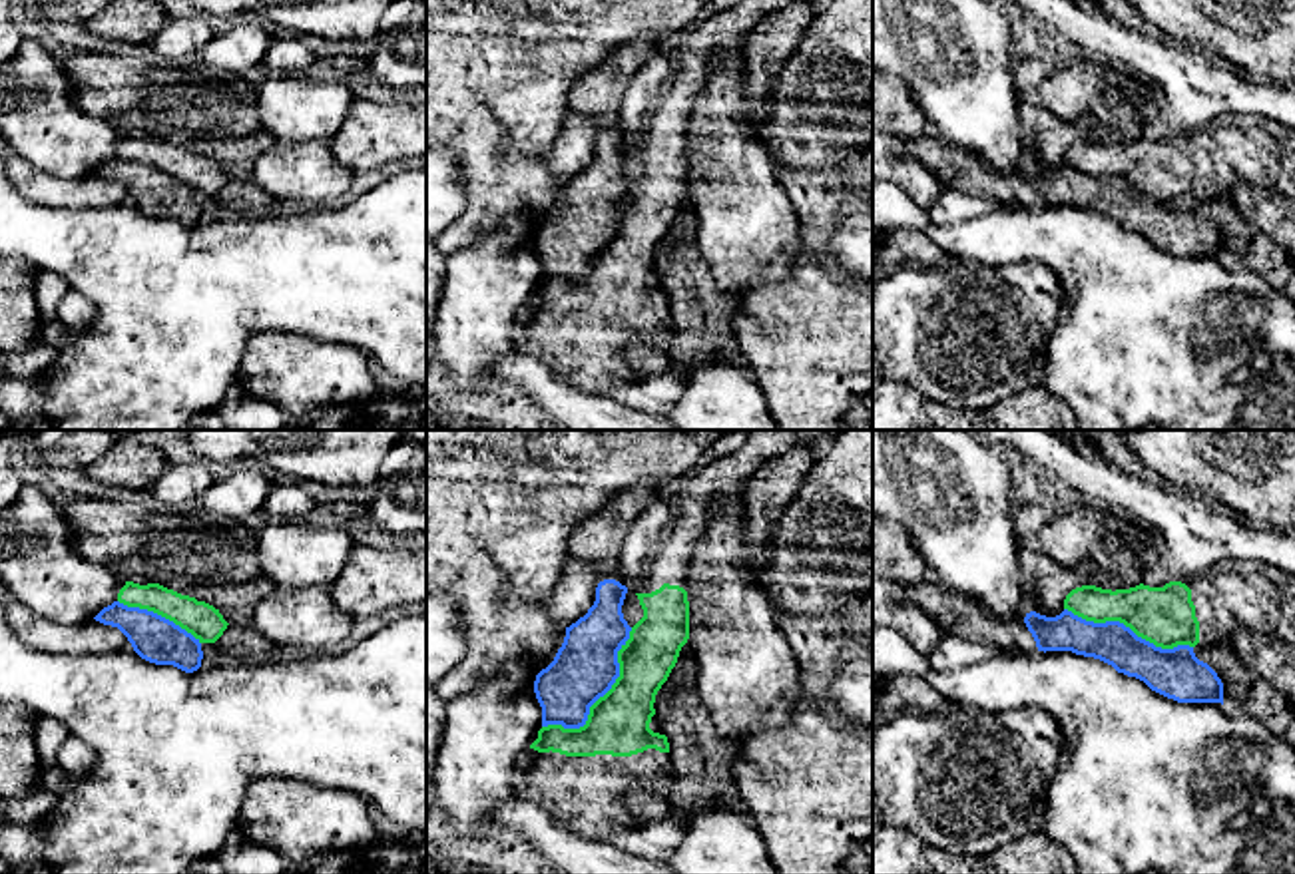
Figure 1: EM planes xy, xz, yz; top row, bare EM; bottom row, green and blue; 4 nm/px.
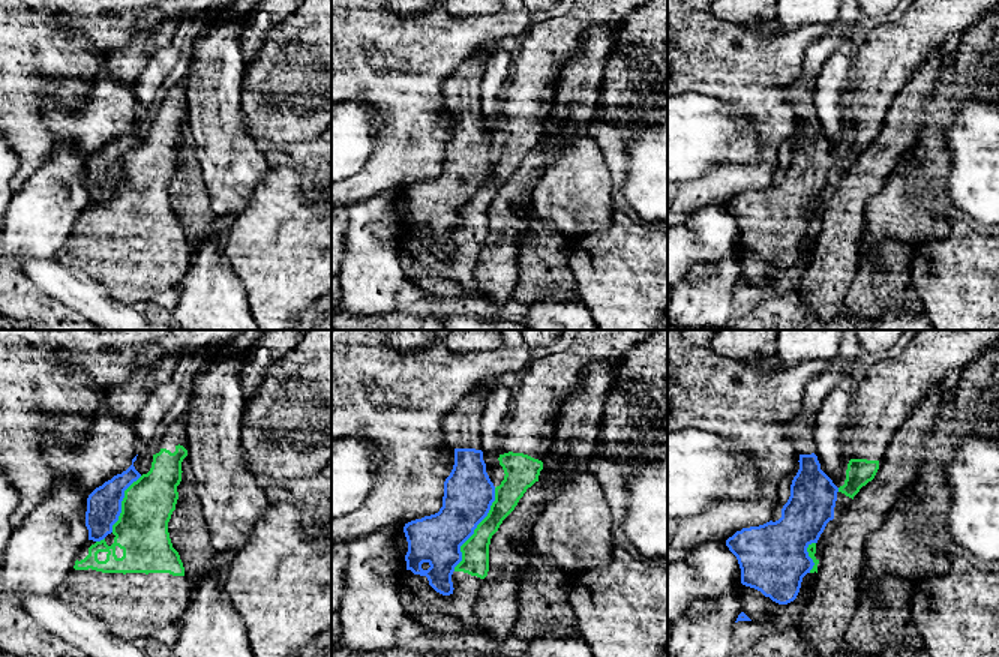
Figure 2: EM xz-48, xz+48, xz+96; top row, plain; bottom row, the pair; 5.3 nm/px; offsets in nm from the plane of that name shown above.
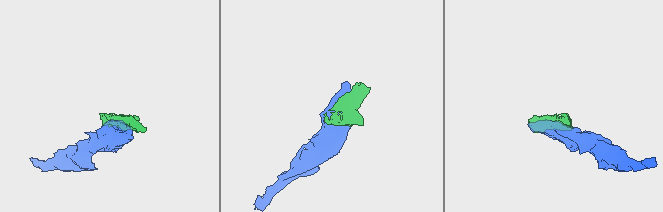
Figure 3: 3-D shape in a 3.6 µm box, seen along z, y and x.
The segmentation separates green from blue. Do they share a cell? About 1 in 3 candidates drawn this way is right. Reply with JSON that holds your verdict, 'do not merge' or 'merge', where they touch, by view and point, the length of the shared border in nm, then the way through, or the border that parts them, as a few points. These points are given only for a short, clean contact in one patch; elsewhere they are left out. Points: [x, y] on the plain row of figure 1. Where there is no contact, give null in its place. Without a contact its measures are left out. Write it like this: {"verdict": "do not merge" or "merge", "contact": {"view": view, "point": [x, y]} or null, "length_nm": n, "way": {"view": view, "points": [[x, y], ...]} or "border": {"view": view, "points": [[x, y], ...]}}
{"verdict": "do not merge", "contact": {"view": "xz", "point": [600, 251]}, "length_nm": 550}

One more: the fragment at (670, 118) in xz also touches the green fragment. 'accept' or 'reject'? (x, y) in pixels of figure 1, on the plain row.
accept

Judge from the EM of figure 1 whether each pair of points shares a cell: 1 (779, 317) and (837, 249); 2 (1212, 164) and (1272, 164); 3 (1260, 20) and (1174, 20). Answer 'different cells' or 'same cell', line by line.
1: different cells
2: same cell
3: same cell

